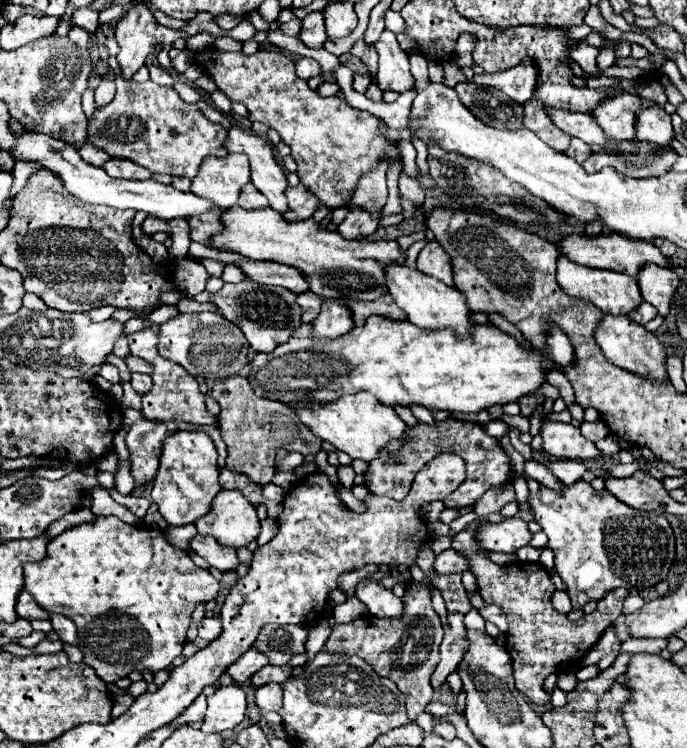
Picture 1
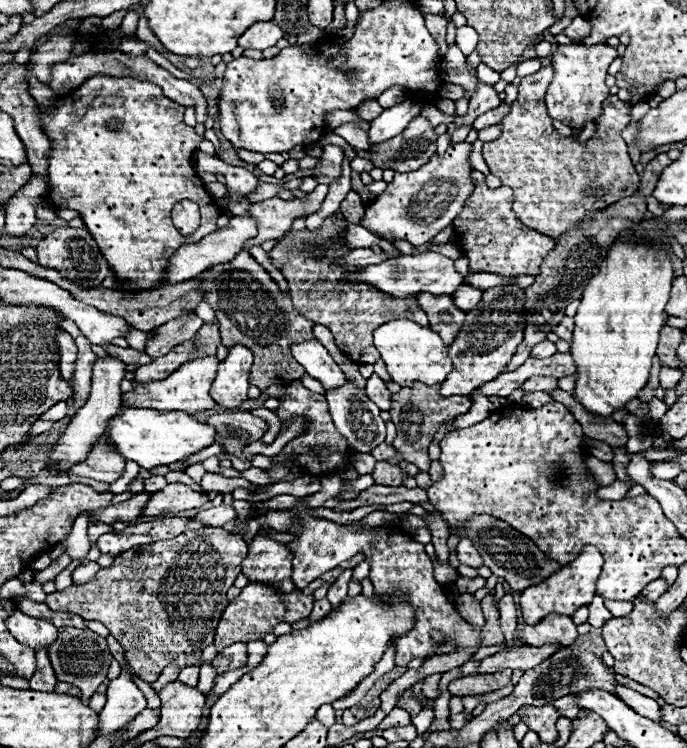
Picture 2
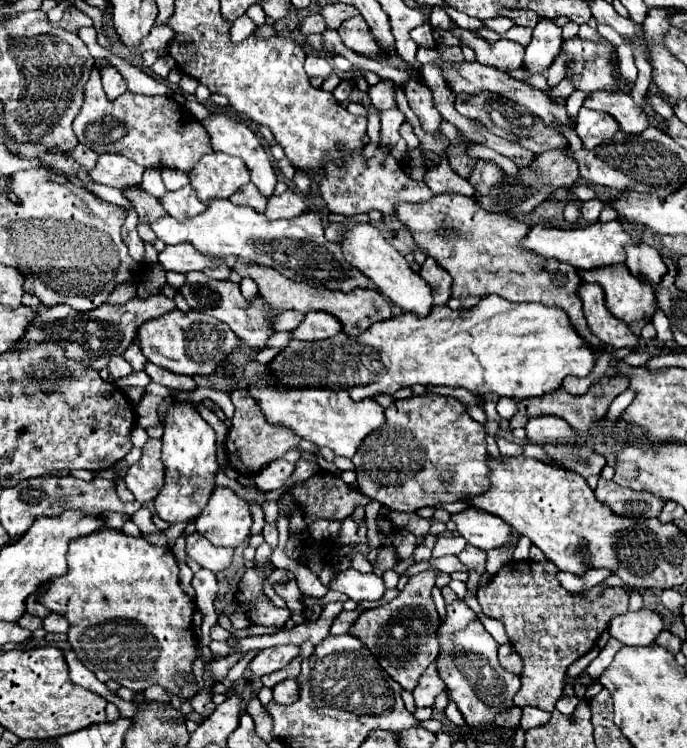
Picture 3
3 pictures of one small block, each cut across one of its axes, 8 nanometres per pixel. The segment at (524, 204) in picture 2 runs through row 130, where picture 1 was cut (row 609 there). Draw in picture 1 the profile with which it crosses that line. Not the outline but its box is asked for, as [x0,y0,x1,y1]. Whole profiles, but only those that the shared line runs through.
[468,548,626,704]

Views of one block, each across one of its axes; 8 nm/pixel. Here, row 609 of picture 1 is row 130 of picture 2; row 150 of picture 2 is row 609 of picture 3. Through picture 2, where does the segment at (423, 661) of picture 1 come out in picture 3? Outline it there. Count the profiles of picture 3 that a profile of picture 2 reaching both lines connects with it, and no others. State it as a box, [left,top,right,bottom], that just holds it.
[350,570,440,690]

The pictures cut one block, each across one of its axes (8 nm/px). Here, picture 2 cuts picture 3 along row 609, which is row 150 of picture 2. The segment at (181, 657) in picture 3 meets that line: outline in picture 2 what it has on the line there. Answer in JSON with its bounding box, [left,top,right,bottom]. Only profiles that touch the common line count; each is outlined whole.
[40,74,220,292]

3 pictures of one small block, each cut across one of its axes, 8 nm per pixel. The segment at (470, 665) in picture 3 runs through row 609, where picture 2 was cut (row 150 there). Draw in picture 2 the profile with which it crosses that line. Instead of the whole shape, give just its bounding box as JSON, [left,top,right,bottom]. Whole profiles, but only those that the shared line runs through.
[360,142,472,246]

